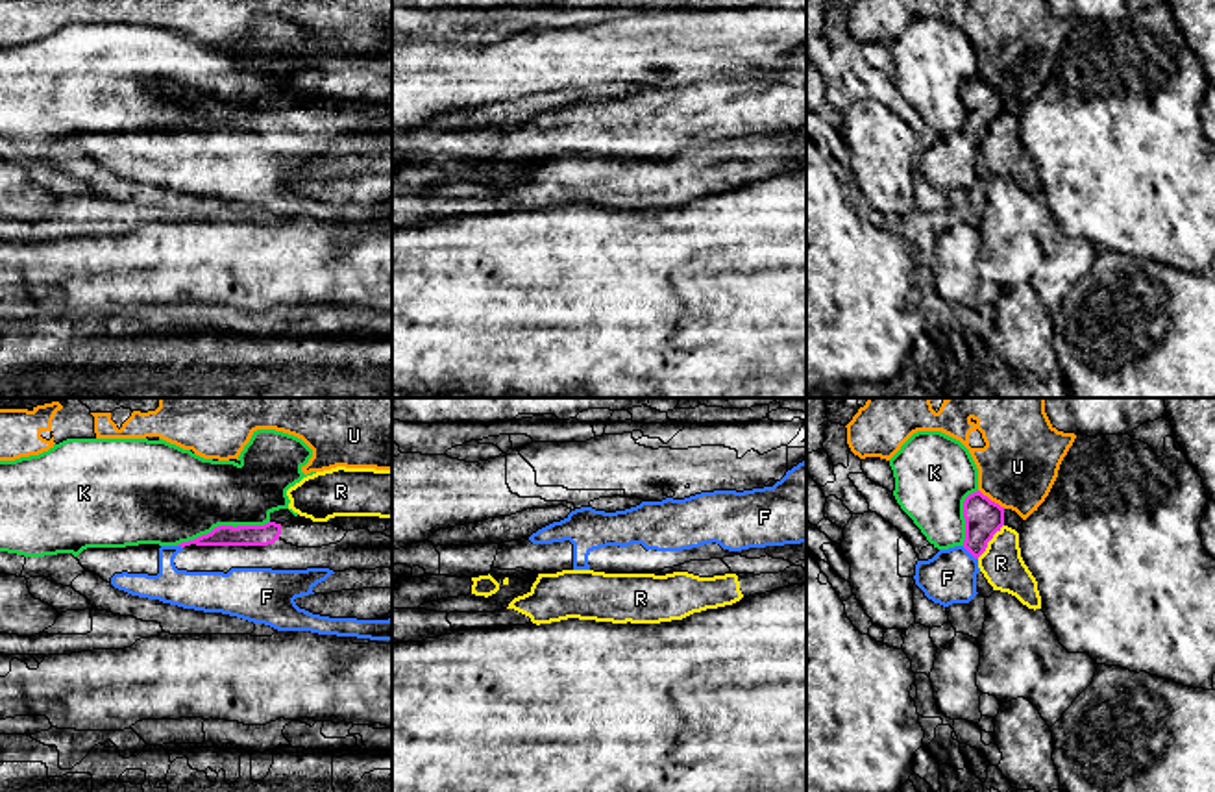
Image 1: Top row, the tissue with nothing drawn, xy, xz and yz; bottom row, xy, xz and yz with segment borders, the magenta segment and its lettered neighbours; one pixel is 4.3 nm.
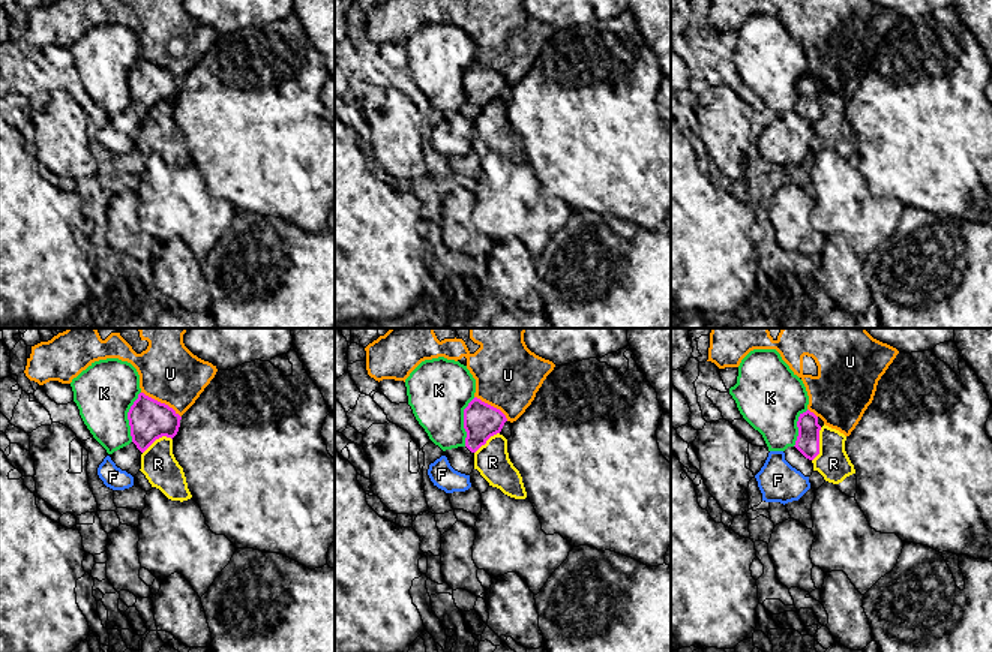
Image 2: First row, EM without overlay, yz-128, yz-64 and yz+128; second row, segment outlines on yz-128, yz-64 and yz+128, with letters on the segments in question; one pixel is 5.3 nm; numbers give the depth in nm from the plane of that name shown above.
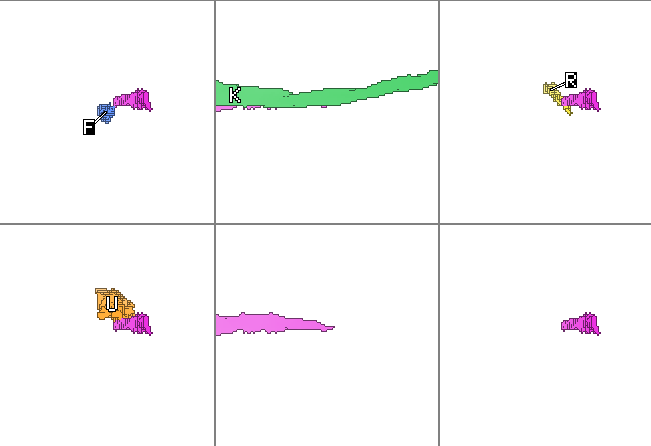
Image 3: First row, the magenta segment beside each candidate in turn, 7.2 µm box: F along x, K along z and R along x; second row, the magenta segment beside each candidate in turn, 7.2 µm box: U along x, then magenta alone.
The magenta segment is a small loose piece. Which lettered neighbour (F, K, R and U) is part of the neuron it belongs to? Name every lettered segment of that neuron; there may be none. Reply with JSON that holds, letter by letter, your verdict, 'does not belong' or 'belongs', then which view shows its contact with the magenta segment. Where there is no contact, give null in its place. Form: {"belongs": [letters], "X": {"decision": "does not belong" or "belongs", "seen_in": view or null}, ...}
{"belongs": ["F"], "F": {"decision": "belongs", "seen_in": "yz"}, "K": {"decision": "does not belong", "seen_in": "xy"}, "R": {"decision": "does not belong", "seen_in": "yz"}, "U": {"decision": "does not belong", "seen_in": "yz"}}

